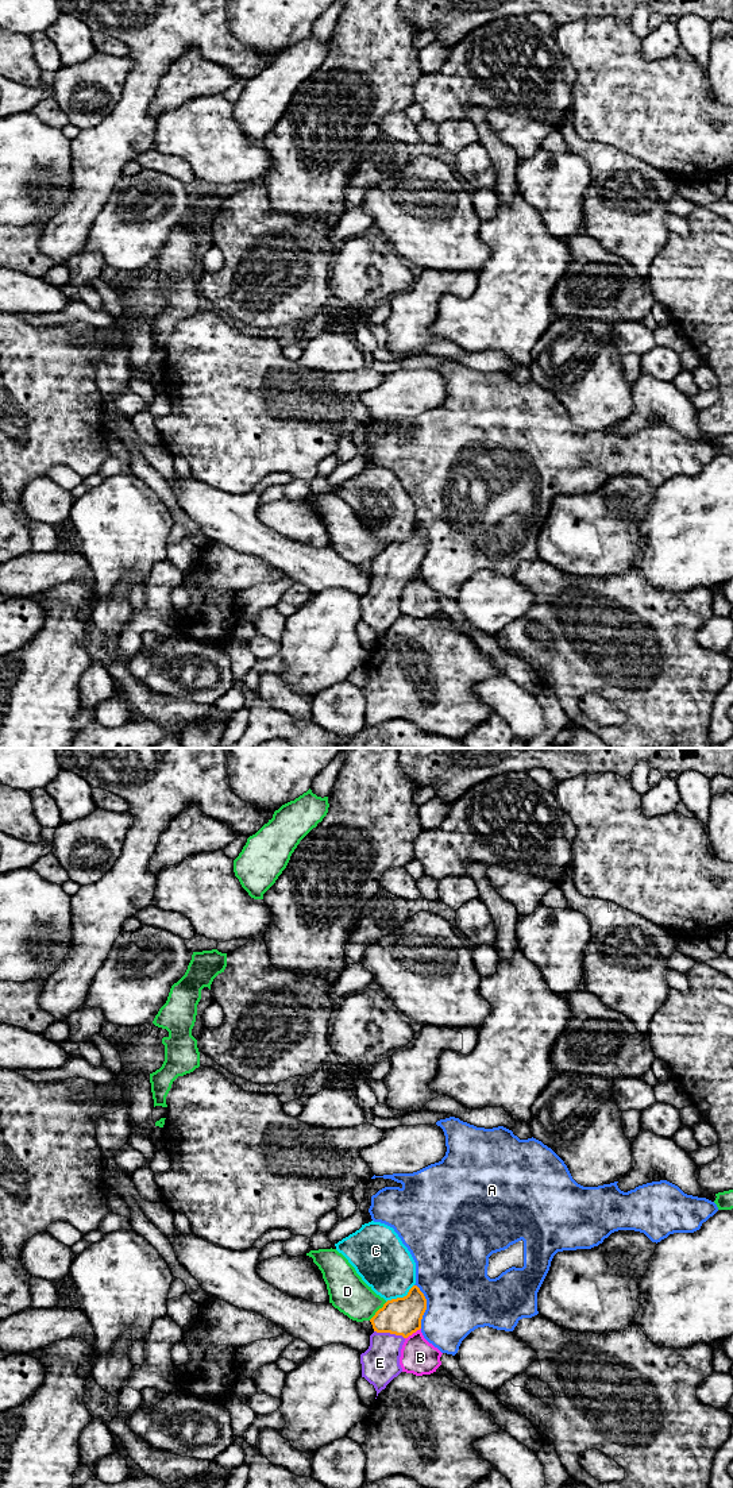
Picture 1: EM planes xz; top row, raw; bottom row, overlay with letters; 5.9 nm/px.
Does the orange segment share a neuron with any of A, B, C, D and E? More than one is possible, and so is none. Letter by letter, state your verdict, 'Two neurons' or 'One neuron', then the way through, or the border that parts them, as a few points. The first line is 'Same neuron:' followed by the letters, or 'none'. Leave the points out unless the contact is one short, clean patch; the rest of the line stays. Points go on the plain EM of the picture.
Same neuron: E
A: Two neurons
B: Two neurons. Boundary: xz (420, 571), (405, 582)
C: Two neurons
D: Two neurons
E: One neuron. Path across: xz (402, 561), (389, 575), (379, 606)

